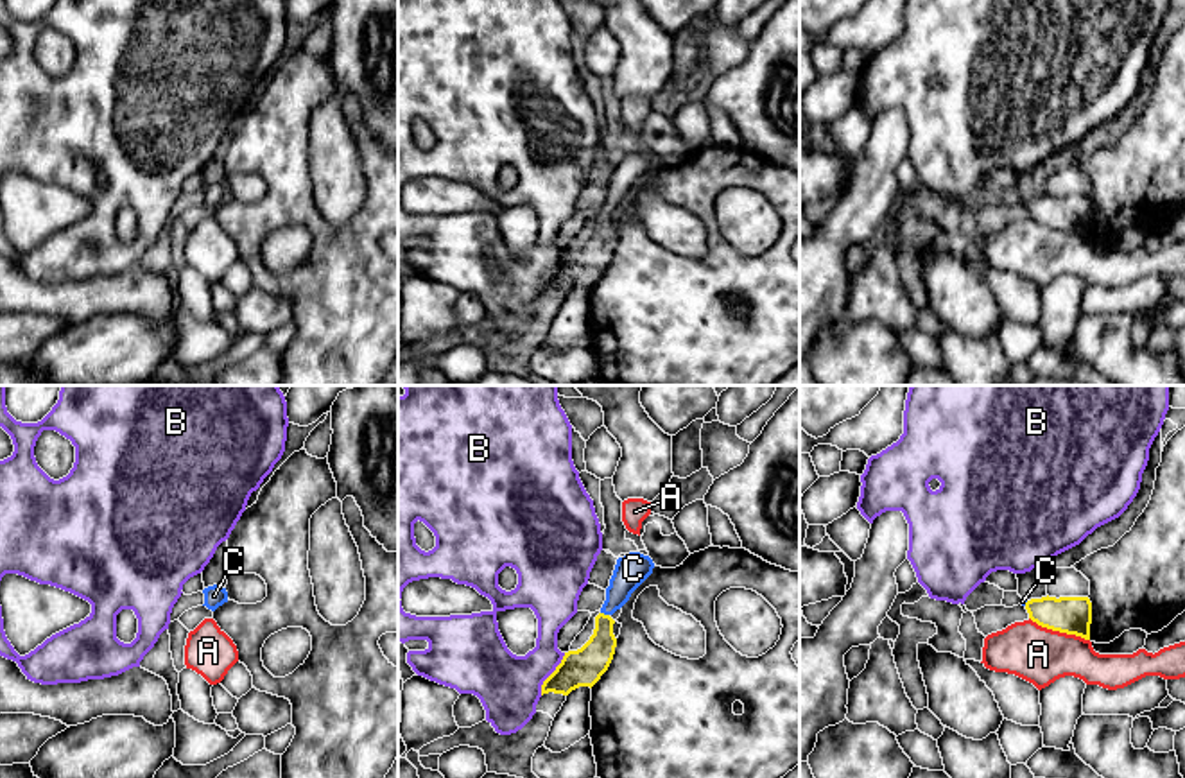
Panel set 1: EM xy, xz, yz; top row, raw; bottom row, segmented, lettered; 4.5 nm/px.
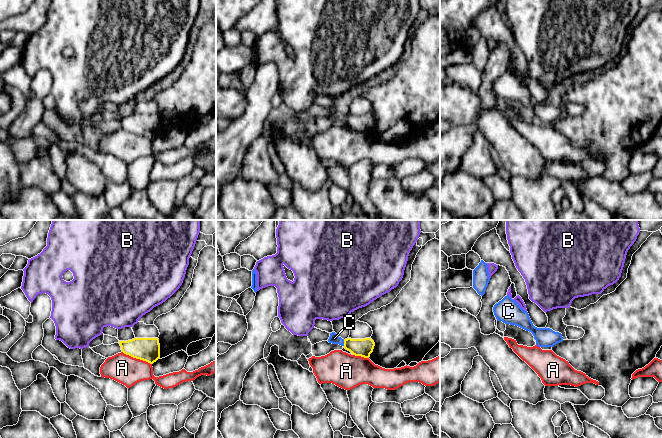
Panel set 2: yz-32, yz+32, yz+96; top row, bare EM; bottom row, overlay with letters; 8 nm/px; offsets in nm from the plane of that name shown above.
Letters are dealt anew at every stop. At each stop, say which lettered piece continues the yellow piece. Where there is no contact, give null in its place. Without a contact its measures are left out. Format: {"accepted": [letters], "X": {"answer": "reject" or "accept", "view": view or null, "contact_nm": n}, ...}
{"accepted": ["C"], "A": {"answer": "reject", "view": "yz", "contact_nm": 300}, "B": {"answer": "reject", "view": "xz", "contact_nm": 220}, "C": {"answer": "accept", "view": "xz", "contact_nm": 40}}

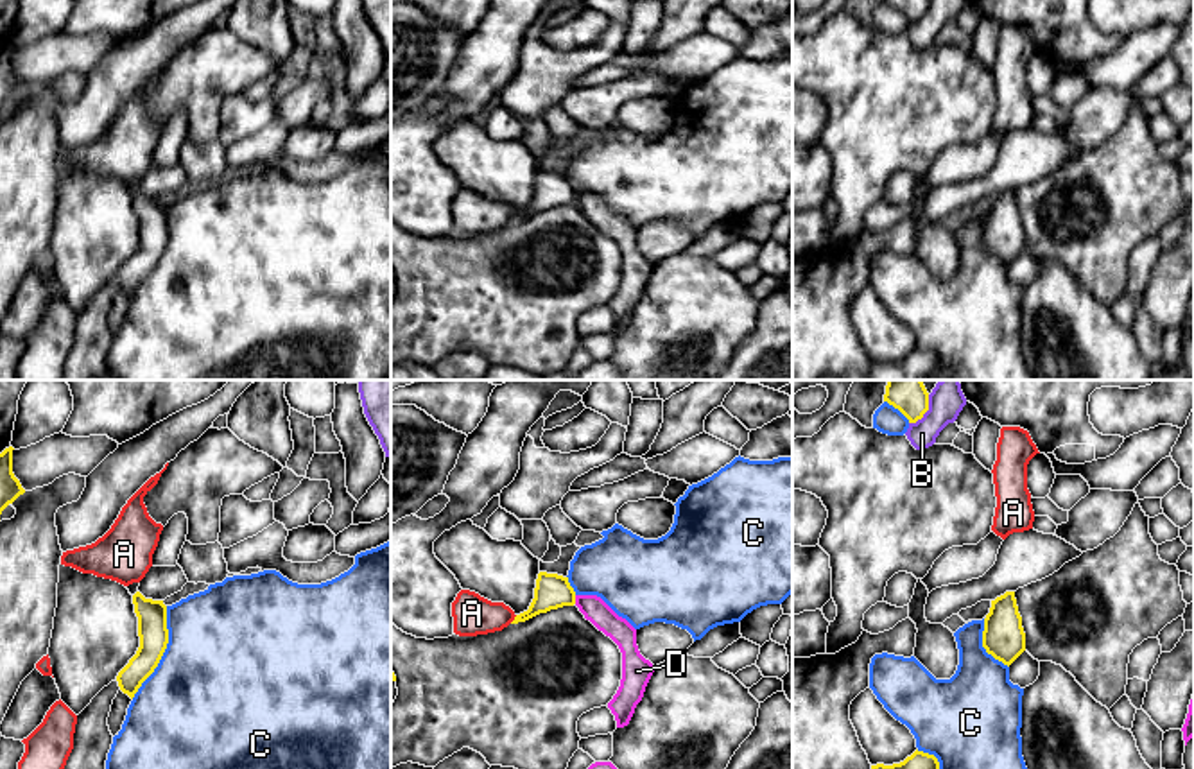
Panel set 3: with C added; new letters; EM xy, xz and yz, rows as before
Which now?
{"accepted": [], "A": {"answer": "reject", "view": "xz", "contact_nm": 50}, "B": {"answer": "reject", "view": "yz", "contact_nm": 160}, "C": {"answer": "reject", "view": "xy", "contact_nm": 440}, "D": {"answer": "reject", "view": "xz", "contact_nm": 40}}

